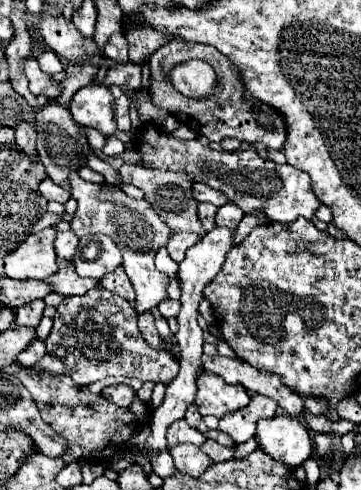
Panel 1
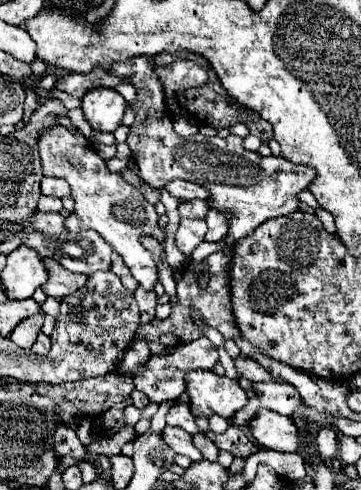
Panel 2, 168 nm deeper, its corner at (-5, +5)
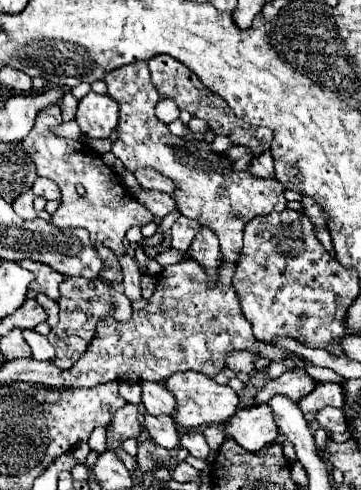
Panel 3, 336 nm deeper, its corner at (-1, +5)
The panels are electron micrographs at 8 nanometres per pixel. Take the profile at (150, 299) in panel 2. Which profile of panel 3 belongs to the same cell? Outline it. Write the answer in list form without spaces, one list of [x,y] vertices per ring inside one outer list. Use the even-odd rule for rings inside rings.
[[[121,258],[121,268],[123,268],[123,294],[131,300],[137,302],[141,300],[141,272],[137,264],[131,258]]]

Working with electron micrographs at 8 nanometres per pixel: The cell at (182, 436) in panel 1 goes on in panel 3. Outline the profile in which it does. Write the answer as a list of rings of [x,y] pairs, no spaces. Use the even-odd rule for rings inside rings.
[[[141,382],[141,386],[143,386],[143,404],[151,416],[175,414],[175,406],[177,406],[175,398],[165,386],[161,386],[159,382]]]

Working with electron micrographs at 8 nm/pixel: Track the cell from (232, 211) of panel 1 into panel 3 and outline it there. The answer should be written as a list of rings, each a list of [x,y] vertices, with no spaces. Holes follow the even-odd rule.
[[[201,226],[199,234],[195,236],[193,244],[189,246],[189,256],[197,262],[201,262],[209,276],[211,276],[211,282],[215,282],[215,276],[217,276],[217,262],[221,260],[221,252],[219,252],[219,240],[215,236],[213,230],[209,230],[207,226]]]

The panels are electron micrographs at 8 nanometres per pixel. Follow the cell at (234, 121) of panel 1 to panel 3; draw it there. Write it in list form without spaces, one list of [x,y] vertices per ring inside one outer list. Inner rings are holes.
[[[155,56],[149,60],[149,70],[151,70],[151,80],[157,86],[161,98],[169,98],[179,106],[179,110],[187,110],[191,116],[203,118],[215,130],[215,134],[231,136],[231,140],[235,144],[249,146],[255,154],[261,154],[271,146],[273,132],[269,128],[245,128],[241,124],[241,120],[233,114],[233,110],[227,106],[227,102],[223,98],[219,98],[217,94],[213,94],[211,90],[207,90],[203,86],[203,82],[185,64],[177,62],[171,56]]]

